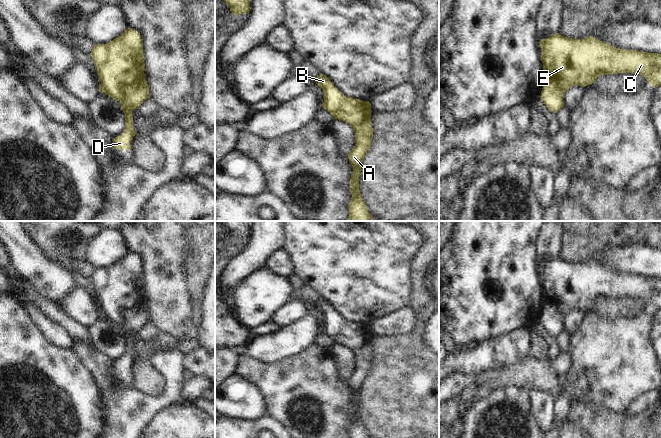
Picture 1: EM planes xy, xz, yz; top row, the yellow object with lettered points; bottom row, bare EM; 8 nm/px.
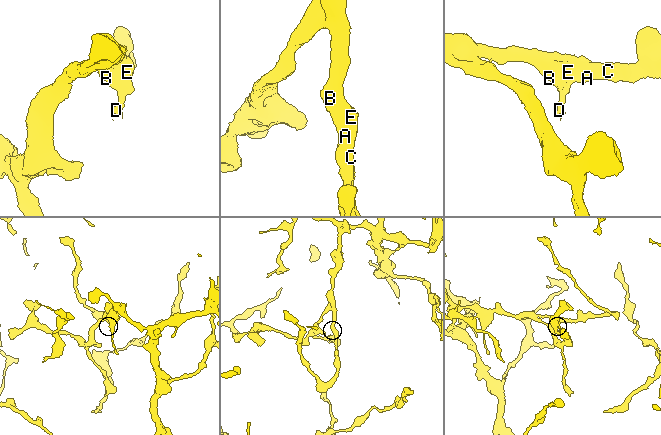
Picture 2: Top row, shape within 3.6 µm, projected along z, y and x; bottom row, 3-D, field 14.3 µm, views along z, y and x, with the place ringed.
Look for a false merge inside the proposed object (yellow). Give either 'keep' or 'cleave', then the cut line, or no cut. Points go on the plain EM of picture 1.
cleave | xy (144, 301), (128, 309), (123, 314), (123, 321), (119, 325)

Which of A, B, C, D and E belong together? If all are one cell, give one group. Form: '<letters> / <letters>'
A B C E / D

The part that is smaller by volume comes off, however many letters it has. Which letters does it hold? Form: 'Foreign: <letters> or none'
Foreign: D

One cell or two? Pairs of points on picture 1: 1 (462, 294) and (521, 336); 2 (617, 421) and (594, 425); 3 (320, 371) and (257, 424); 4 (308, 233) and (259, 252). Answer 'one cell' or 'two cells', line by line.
1: two cells
2: one cell
3: two cells
4: two cells

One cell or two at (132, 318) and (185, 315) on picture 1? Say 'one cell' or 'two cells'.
two cells

